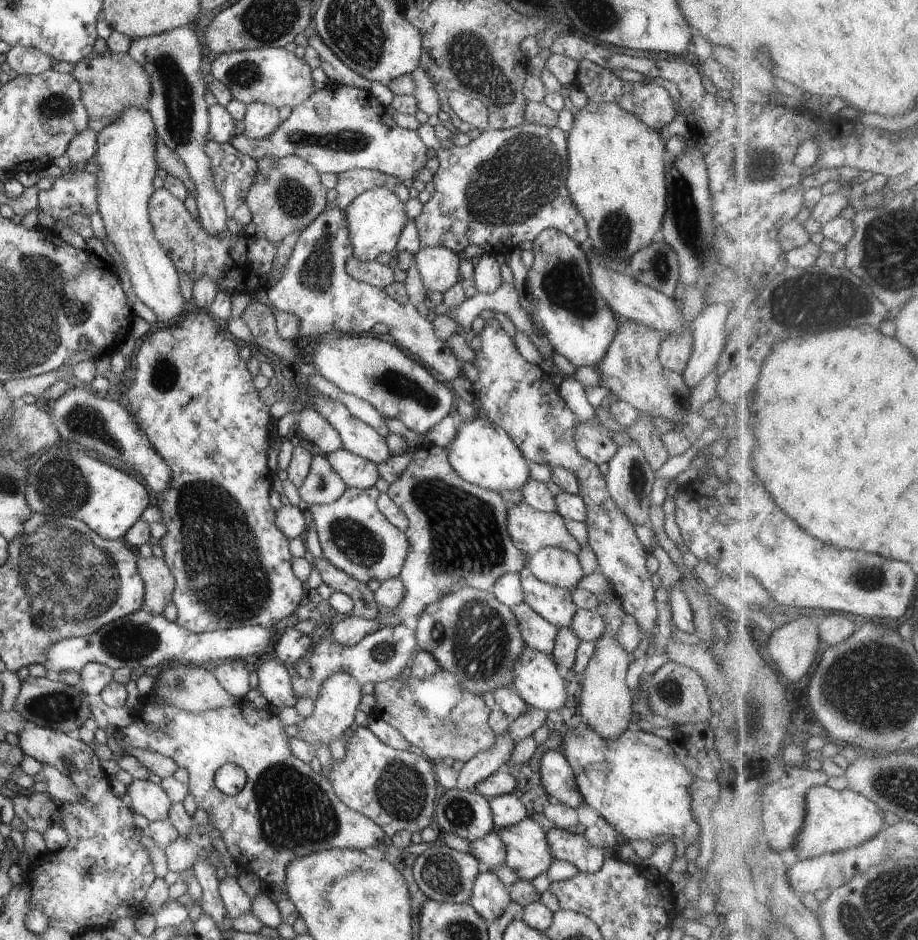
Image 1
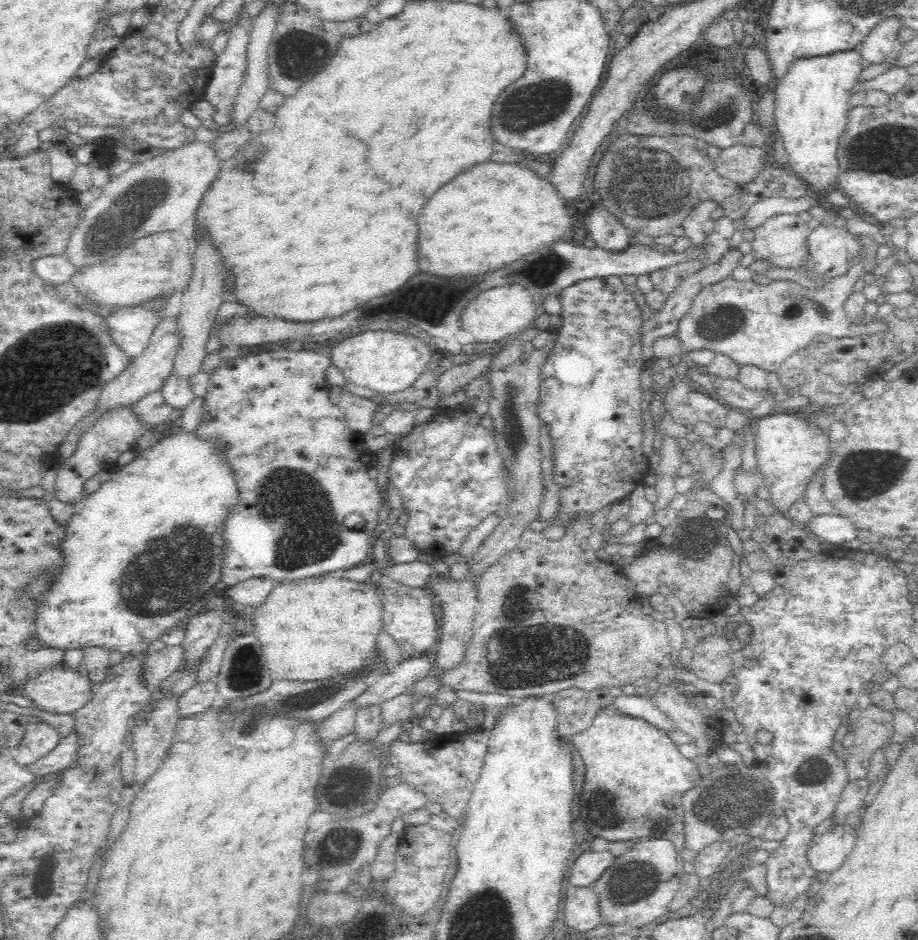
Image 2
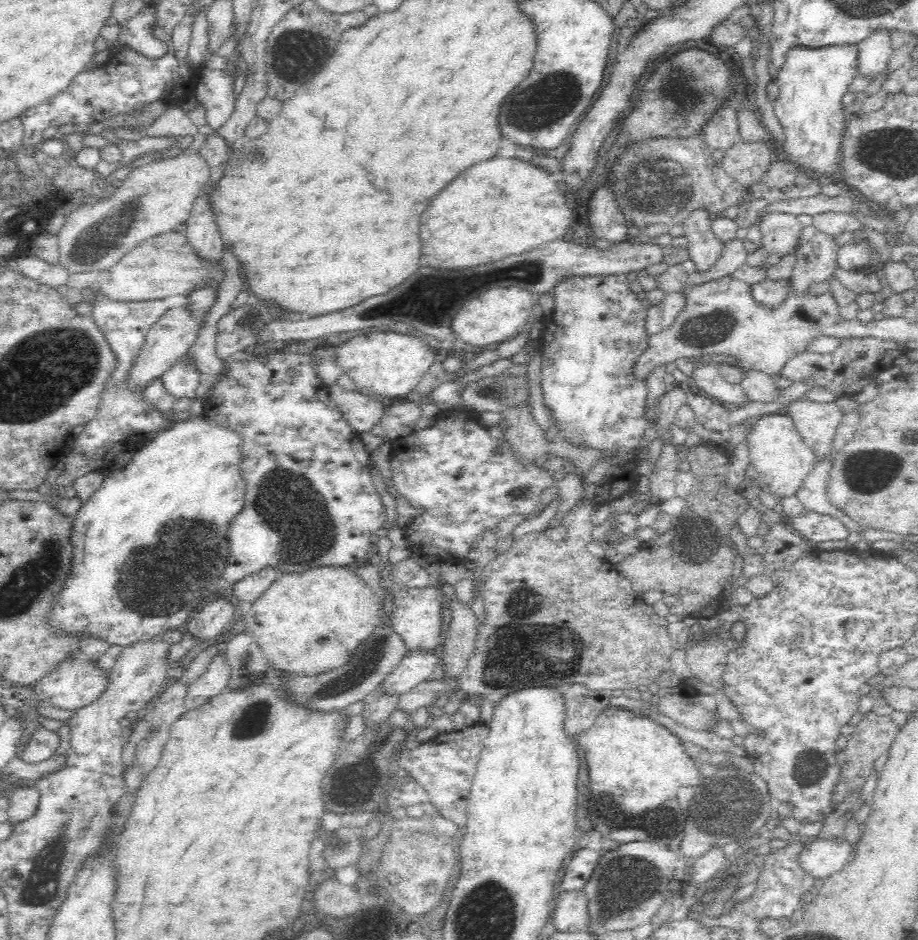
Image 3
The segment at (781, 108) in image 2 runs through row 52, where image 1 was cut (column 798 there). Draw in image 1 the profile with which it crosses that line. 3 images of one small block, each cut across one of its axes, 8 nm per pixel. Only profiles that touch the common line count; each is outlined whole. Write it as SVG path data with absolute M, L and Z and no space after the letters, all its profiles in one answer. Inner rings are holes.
M818 785L809 790L808 819L805 830L797 840L795 854L802 859L821 857L868 843L887 828L886 810L875 800L852 788L838 790L828 785Z

